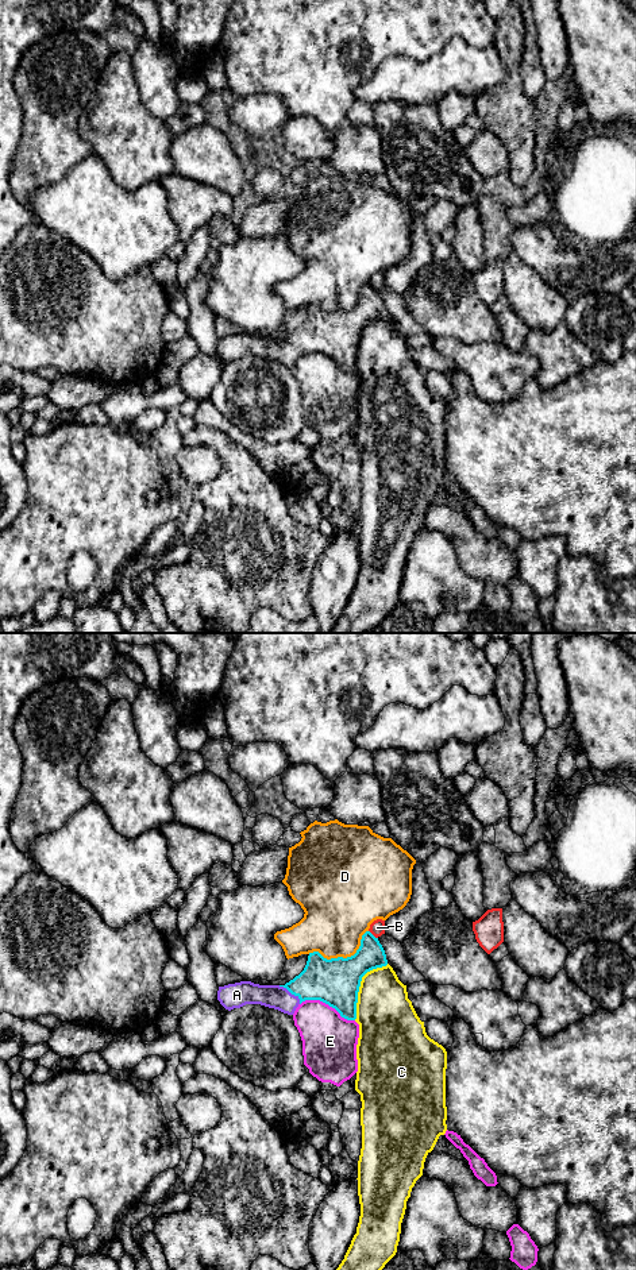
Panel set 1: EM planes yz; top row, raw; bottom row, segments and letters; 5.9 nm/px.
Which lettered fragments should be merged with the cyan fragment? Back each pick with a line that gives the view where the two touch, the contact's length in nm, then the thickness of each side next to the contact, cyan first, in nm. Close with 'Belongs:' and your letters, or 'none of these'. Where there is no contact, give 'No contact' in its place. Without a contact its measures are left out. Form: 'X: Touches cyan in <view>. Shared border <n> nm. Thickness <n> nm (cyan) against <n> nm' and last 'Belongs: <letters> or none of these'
A: Touches cyan in yz. Shared border 170 nm. Thickness 260 nm (cyan) against 140 nm
Belongs: A

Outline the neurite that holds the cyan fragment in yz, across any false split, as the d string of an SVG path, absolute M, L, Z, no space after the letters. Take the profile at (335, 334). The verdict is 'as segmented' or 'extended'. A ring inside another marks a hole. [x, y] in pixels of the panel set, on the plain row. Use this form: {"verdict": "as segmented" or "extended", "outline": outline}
{"verdict": "extended", "outline": "M366 283L359 301L351 309L327 312L313 304L309 305L304 323L285 337L240 333L219 339L217 352L228 363L246 356L261 356L288 367L293 367L305 352L320 352L335 360L342 370L355 372L362 329L386 317L382 297Z"}

